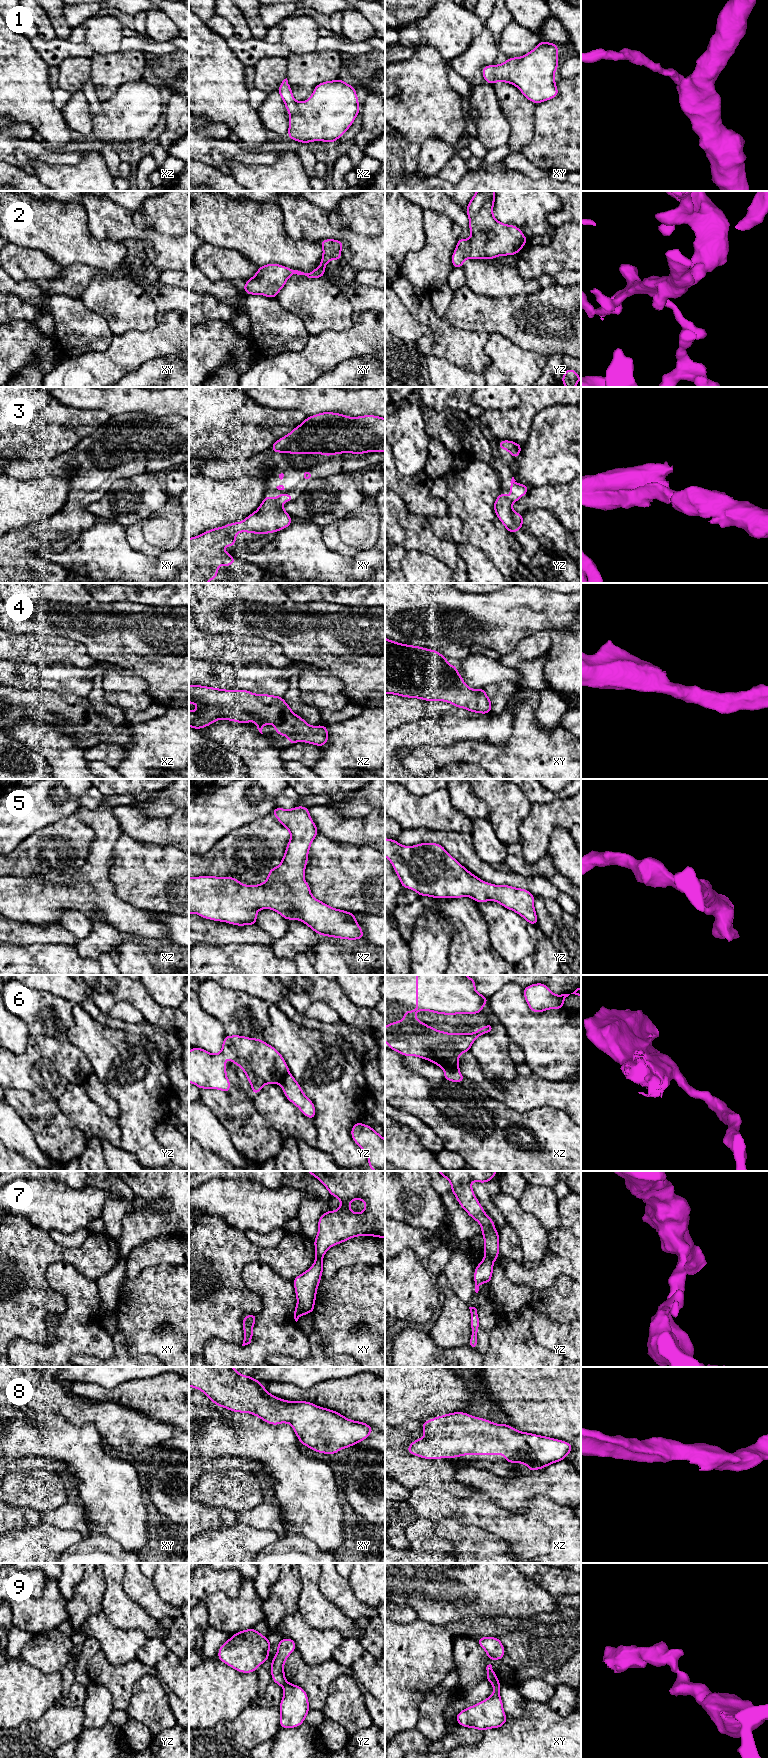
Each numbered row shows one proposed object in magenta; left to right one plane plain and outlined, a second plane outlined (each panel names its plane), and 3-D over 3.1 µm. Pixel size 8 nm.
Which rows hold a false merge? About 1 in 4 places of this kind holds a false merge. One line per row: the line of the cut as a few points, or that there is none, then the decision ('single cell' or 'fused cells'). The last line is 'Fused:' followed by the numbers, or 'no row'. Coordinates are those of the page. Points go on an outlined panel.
1: cut none; single cell
2: cut none; single cell
3: cut none; single cell
4: cut none; single cell
5: cut none; single cell
6: cut xz (458, 1069), (445, 1071); fused cells
7: cut yz (485, 1254), (493, 1260); fused cells
8: cut none; single cell
9: cut xy (493, 1684), (499, 1685); fused cells
Fused: 6, 7, 9

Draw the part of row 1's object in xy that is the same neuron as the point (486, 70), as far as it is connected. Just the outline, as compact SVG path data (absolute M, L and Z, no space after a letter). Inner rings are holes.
M541 42L521 57L512 57L499 65L482 68L486 83L506 82L515 85L524 97L539 104L558 96L554 80L558 69L558 48L555 43Z

